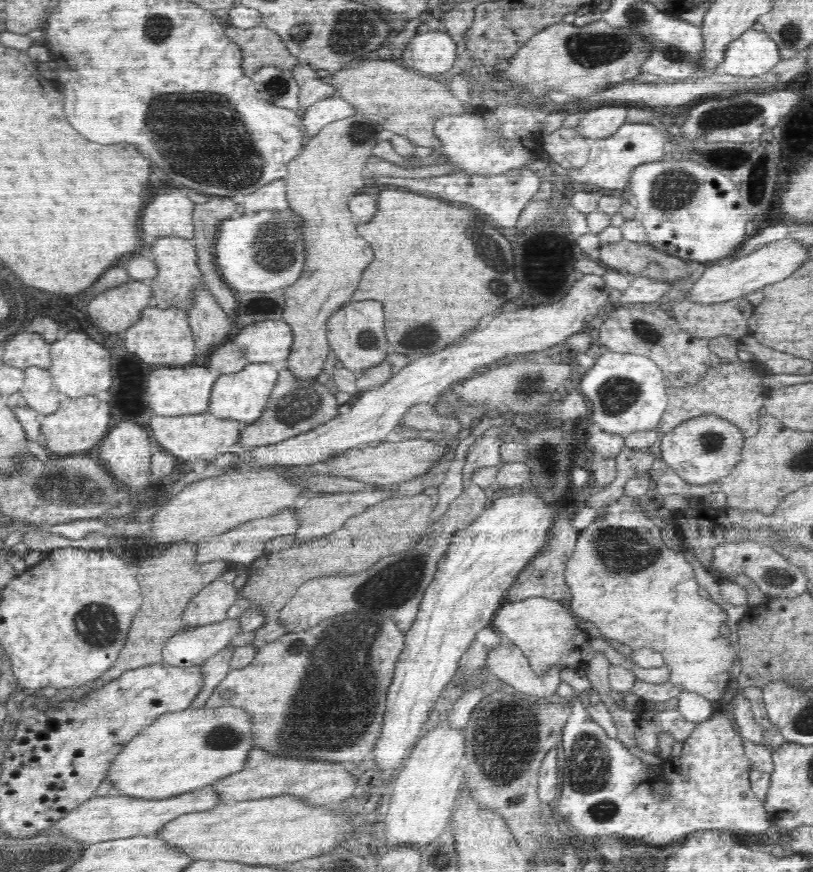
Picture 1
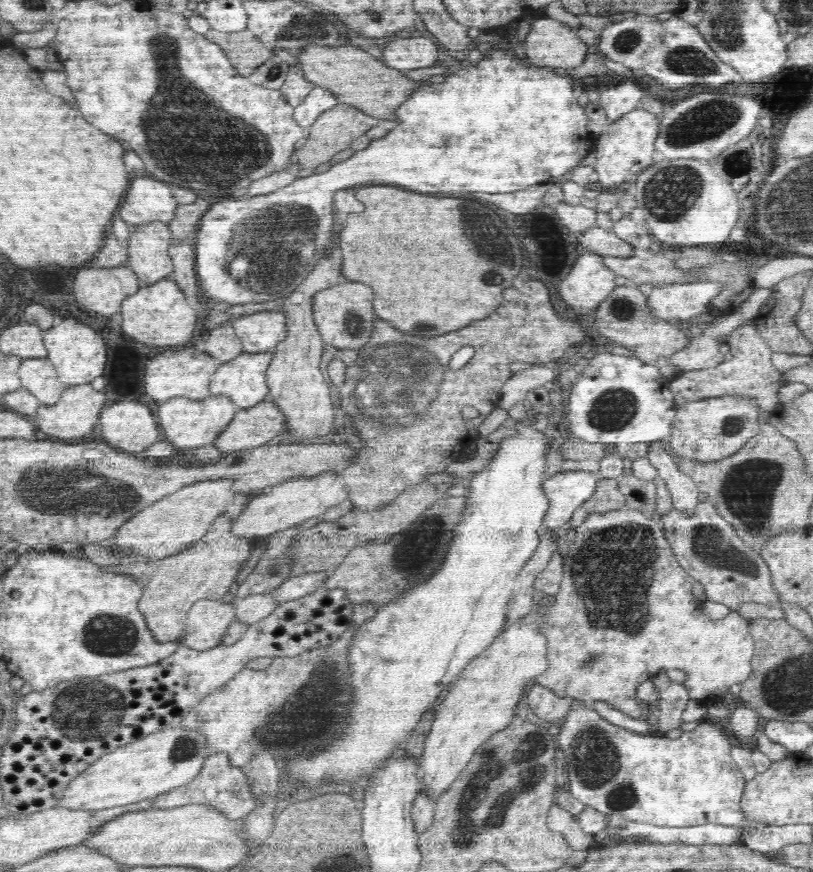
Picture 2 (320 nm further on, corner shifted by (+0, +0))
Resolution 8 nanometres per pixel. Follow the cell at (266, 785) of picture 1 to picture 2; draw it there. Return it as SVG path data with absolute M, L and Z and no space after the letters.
M212 752L212 756L208 756L205 760L202 772L199 772L190 784L176 787L174 790L162 794L162 796L155 796L156 800L152 802L152 806L154 808L170 809L194 804L206 804L206 806L212 806L212 809L220 810L228 818L242 818L242 816L250 814L250 811L256 810L252 802L257 801L252 798L253 794L249 782L246 780L247 776L244 776L244 774L245 772L242 772L241 768L230 764L224 752Z

